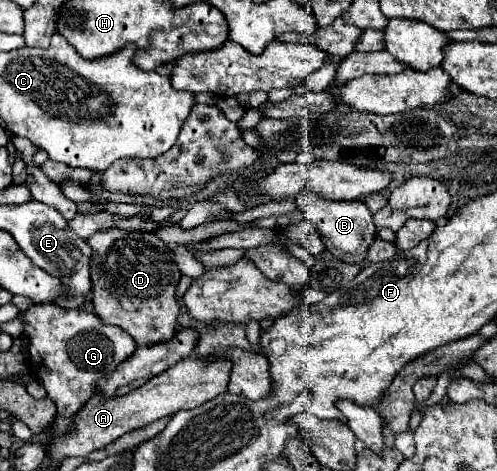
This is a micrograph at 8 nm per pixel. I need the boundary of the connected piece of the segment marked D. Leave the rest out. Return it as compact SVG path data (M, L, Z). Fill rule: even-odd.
M124 230L94 234L94 238L88 238L88 244L92 248L92 306L102 322L120 326L138 346L170 340L178 328L176 318L180 314L174 298L180 270L170 246L154 234L128 234Z

